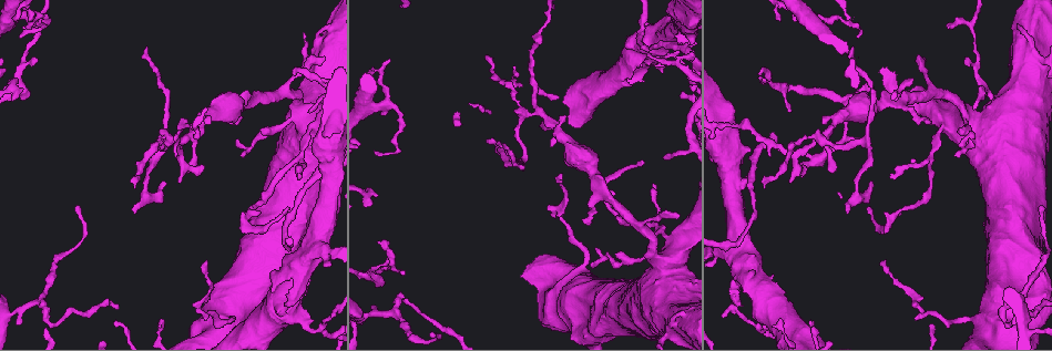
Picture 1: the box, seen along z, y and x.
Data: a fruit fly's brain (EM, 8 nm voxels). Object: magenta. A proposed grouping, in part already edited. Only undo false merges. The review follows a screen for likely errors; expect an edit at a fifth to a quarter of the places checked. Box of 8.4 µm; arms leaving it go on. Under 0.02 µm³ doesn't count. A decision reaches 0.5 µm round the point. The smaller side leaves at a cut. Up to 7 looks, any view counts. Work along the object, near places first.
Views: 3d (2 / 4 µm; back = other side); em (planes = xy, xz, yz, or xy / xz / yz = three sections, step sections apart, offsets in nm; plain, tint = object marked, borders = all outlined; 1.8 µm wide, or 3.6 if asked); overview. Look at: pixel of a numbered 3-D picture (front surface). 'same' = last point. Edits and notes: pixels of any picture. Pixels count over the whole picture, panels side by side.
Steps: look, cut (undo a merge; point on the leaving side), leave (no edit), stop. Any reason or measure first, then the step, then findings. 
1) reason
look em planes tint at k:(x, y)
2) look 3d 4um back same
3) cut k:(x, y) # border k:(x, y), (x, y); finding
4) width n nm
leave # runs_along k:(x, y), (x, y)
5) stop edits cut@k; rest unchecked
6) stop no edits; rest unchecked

sudden change in width
look 3d 4um at 1:(236, 105)

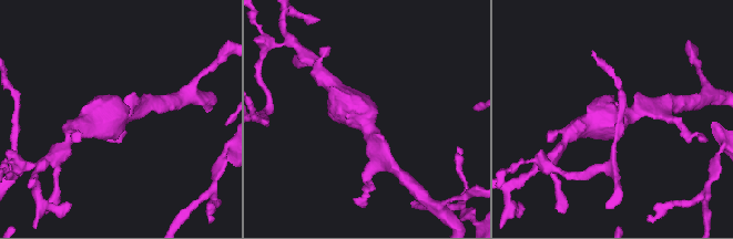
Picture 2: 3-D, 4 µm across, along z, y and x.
arm_widths 220, 360 nm
look em yz step 4 tint at 2:(366, 127)

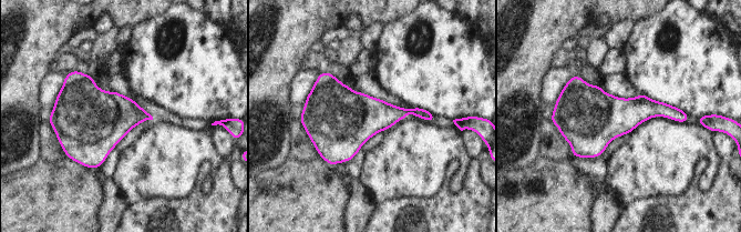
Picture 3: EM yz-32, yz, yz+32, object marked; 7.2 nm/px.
leave # all the same cell

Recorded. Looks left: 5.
sharp bend
look em xy step 16 tint at 1:(542, 27)

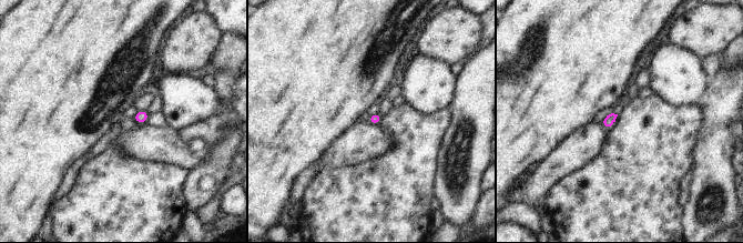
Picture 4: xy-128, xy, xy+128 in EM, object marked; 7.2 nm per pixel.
cut it another way
look em planes tint same

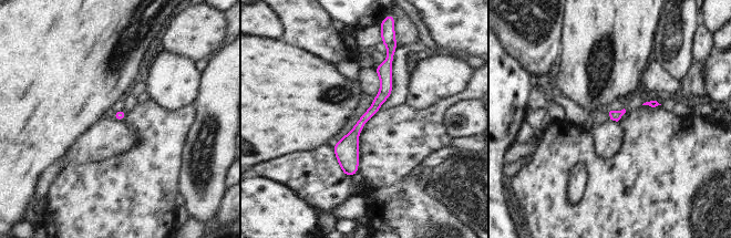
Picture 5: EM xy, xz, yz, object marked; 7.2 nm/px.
leave # runs_along 5:(390, 54), (385, 91), (349, 143), (348, 173); all the same cell

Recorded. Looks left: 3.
three arms meet
look 3d 4um back at 1:(326, 184)

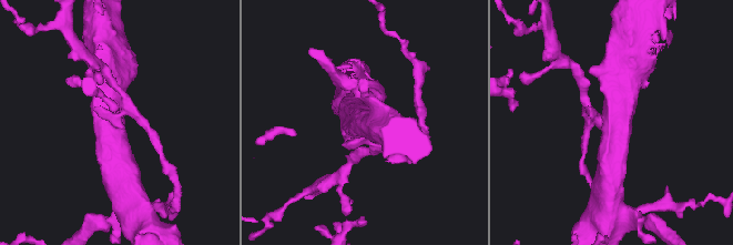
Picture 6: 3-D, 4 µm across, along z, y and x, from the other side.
need the tissue
look em planes tint at 6:(115, 123)

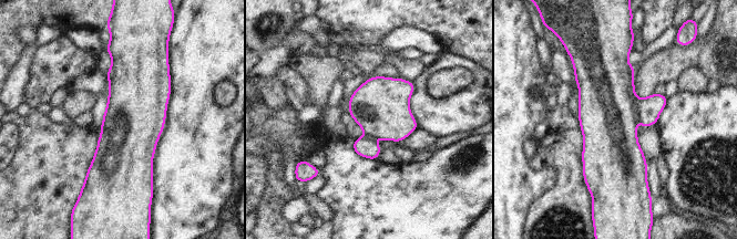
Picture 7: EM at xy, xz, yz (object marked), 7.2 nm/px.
arms 3
cut 7:(607, 112) # a second cell is stuck on

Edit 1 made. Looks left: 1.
stop edits cut@7; rest unchecked

